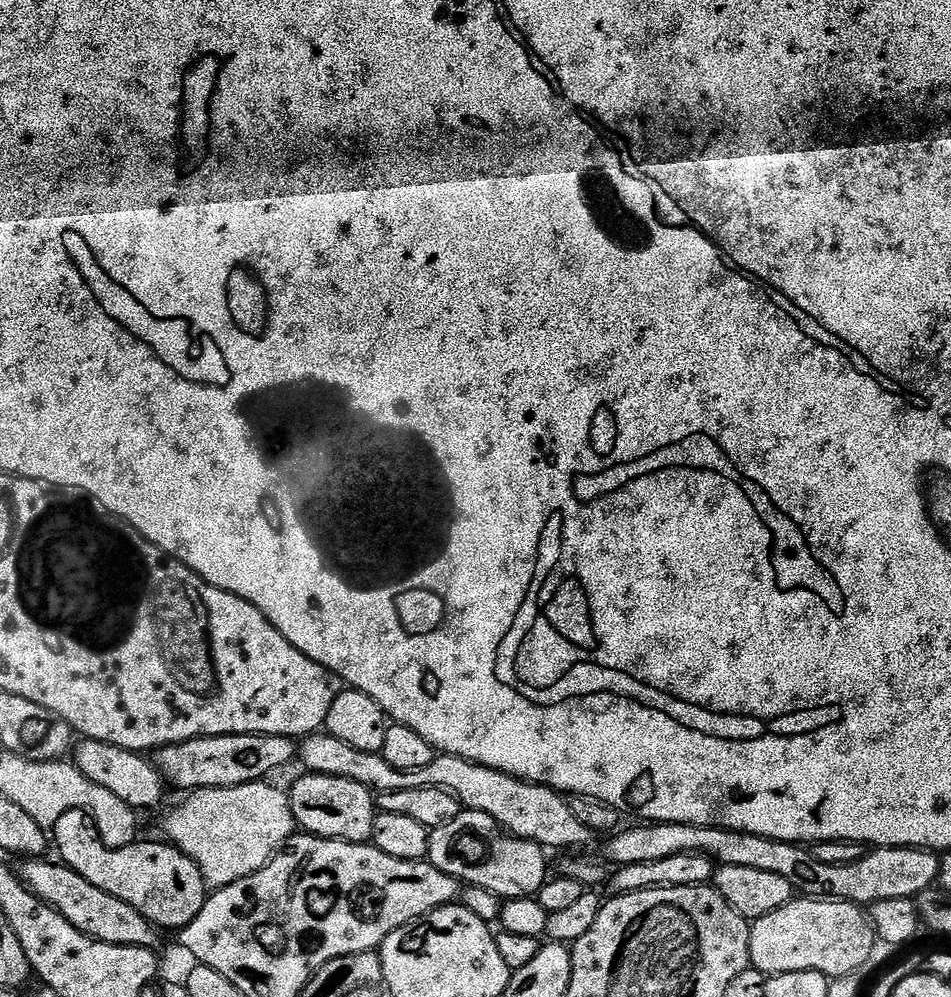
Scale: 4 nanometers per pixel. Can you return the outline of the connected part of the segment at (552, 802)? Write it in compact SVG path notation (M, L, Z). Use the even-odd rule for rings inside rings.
M324 730L303 737L298 744L298 756L301 761L304 759L308 767L305 769L309 773L350 778L350 782L358 782L376 794L415 788L446 790L458 797L465 809L490 814L490 818L494 818L494 822L502 825L506 832L523 840L532 840L545 850L576 848L579 844L588 844L594 840L593 833L582 826L578 818L574 818L574 810L570 810L567 799L553 788L531 784L500 772L497 768L487 768L457 756L438 754L430 766L422 766L418 770L398 770L390 766L381 753L354 750L354 746L338 742L338 738L329 736Z

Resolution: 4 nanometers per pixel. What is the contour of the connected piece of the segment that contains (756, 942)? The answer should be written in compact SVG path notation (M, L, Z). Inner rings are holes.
M793 898L789 904L766 914L750 924L751 967L762 970L767 976L790 974L798 970L814 970L835 978L859 973L871 958L871 951L878 941L872 921L865 909L846 900L825 900L823 898Z

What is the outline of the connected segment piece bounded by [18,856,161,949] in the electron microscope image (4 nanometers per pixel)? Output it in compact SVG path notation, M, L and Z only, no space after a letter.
M30 856L19 861L18 871L24 884L32 889L38 898L58 910L58 914L62 914L66 922L70 922L70 926L107 944L151 949L157 947L161 933L142 914L138 914L134 906L126 906L122 898L114 898L114 894L106 894L106 890L90 886L90 882L82 878L82 874L72 871L64 863L55 863L51 864L48 858Z

